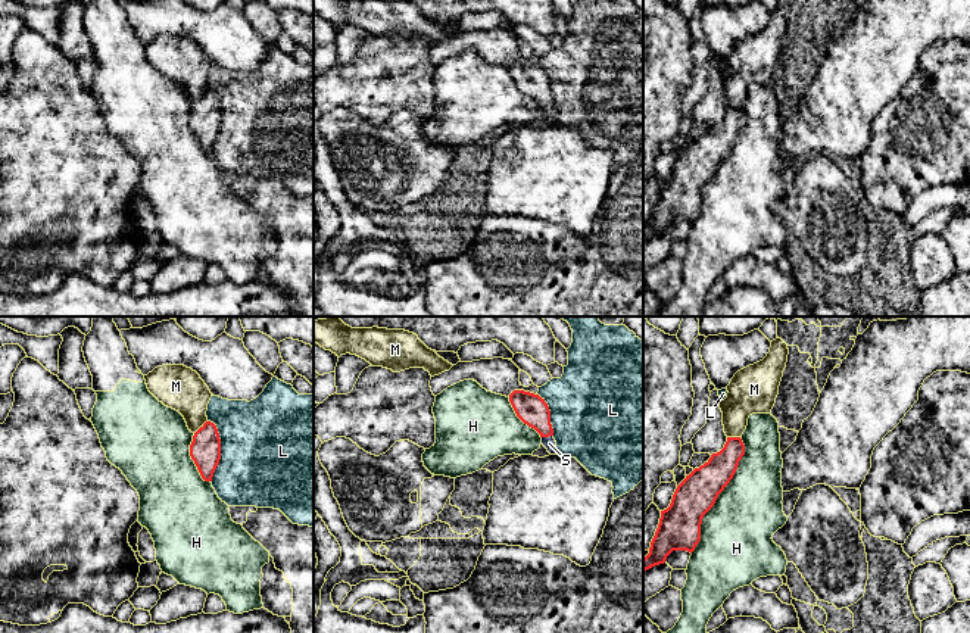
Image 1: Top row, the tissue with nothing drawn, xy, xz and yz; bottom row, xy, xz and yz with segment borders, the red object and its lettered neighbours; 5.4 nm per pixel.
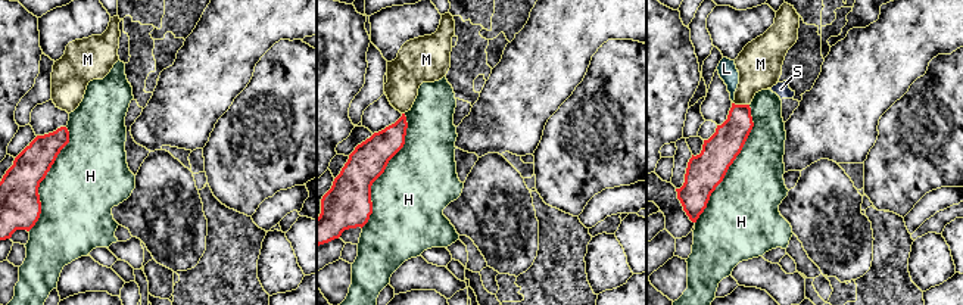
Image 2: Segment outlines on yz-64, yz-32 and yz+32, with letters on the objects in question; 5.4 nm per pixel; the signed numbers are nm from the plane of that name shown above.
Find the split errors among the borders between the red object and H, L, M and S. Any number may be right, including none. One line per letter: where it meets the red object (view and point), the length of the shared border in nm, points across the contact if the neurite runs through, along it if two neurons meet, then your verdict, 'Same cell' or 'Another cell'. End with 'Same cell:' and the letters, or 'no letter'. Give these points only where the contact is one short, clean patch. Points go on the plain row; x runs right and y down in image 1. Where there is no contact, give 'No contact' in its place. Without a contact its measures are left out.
H: Touches red at yz (719, 164). Shared border 700 nm. Another cell
L: Touches red at xy (220, 121). Shared border 340 nm. Another cell
M: Touches red at xy (200, 97). Shared border 100 nm. Boundary: xy (206, 90), (195, 103). Another cell
S: Touches red at xz (546, 106). Shared border 70 nm. Path across: xz (532, 80), (537, 86), (546, 106), (549, 114). Same cell
Same cell: S

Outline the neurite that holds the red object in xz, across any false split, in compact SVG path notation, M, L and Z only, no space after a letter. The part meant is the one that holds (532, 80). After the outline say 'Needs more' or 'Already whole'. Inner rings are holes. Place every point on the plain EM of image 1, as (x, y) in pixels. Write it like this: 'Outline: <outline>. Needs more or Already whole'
Outline: M514 60L509 65L509 72L517 87L540 105L542 115L548 119L548 122L551 125L558 125L553 99L551 94L551 81L545 69L530 62Z. Needs more

